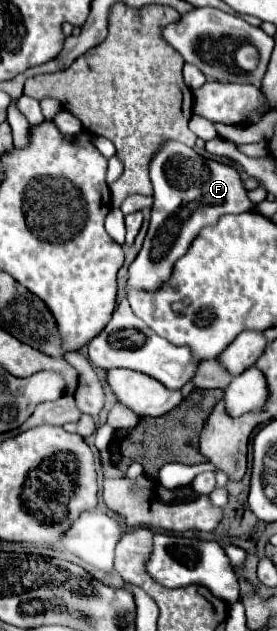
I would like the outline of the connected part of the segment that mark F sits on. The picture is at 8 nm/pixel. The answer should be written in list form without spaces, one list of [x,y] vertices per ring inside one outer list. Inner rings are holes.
[[[166,142],[150,162],[154,206],[142,250],[128,268],[126,292],[158,292],[172,274],[174,262],[186,254],[196,234],[224,214],[240,214],[252,208],[248,192],[234,166],[208,160],[180,142]]]

